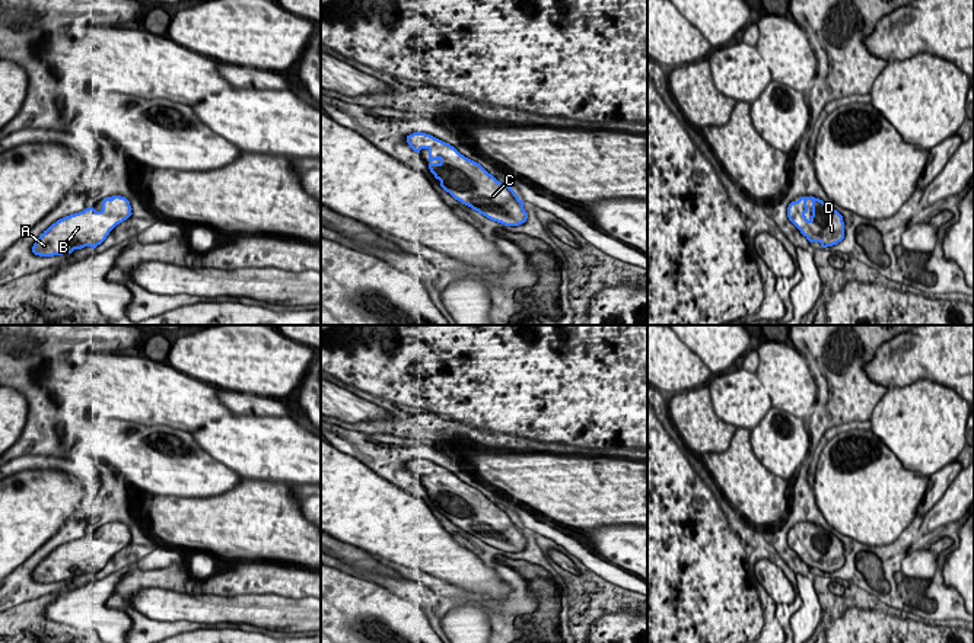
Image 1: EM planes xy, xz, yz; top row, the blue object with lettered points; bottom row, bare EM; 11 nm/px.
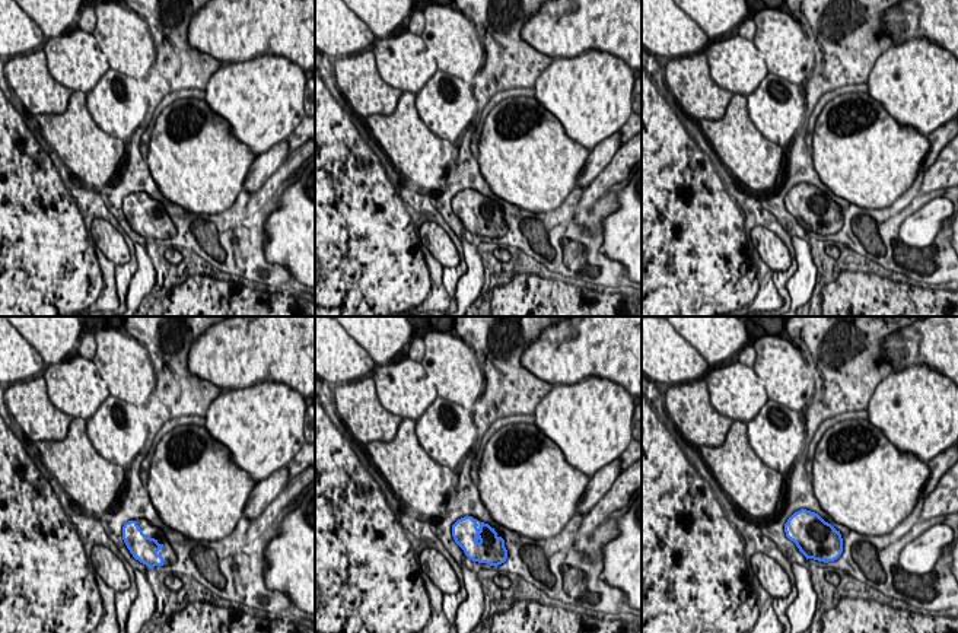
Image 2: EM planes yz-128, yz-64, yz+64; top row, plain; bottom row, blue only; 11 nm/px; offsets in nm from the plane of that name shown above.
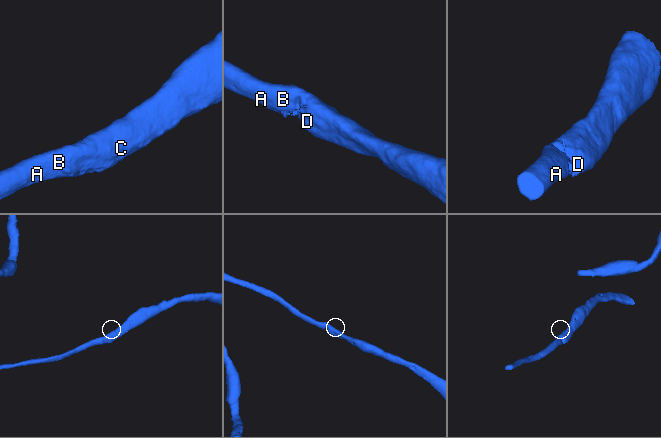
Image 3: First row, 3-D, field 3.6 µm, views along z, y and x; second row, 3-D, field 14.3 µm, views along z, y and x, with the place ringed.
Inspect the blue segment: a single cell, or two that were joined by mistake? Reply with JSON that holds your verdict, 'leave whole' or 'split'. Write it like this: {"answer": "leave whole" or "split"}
{"answer": "leave whole"}

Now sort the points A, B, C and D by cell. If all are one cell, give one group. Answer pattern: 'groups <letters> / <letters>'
groups A B C D

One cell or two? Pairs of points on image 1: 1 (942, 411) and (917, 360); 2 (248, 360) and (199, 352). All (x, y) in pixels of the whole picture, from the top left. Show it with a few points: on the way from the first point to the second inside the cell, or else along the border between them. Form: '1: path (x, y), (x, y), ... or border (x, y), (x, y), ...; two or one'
1: border (893, 387), (930, 379), (957, 394); two
2: path (236, 355), (210, 355); one

